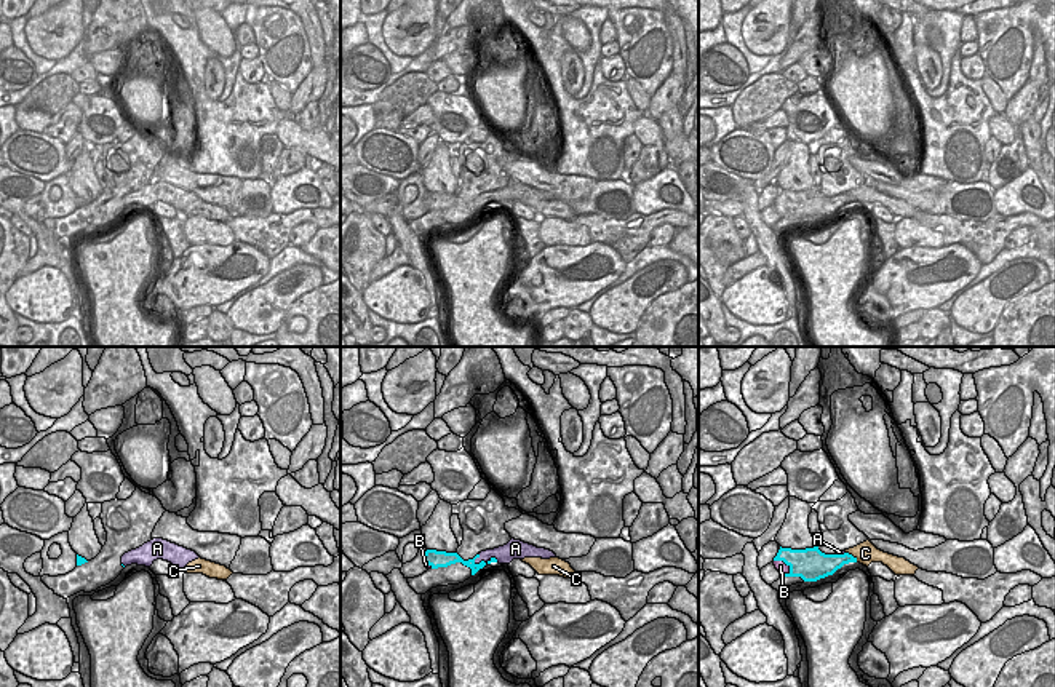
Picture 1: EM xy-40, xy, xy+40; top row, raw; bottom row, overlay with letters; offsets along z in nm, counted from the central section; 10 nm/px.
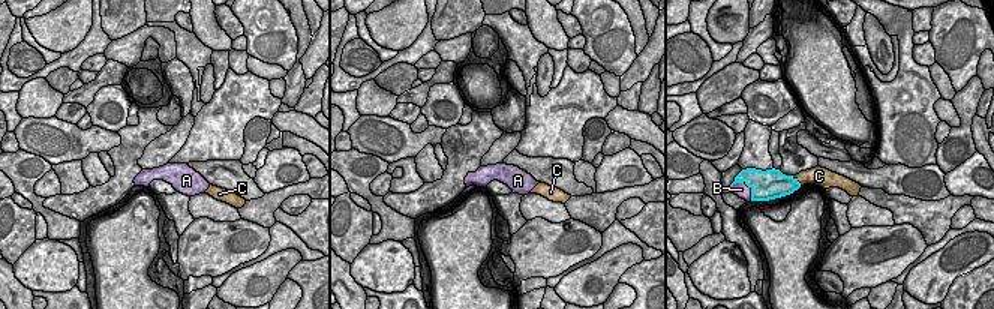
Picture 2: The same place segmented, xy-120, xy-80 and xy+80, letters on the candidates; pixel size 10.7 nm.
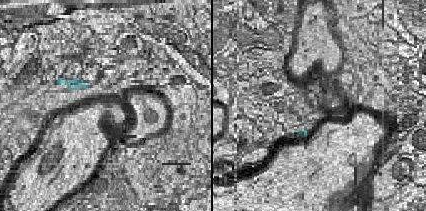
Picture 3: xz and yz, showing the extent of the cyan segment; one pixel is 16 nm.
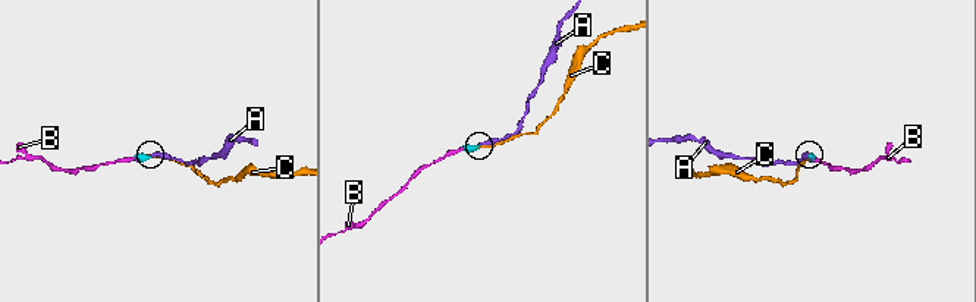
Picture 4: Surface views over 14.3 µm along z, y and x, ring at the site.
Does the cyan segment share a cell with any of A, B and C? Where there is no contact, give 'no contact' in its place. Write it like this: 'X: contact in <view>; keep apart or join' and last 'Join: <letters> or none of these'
A: contact in xy; keep apart
B: contact in xy+40; keep apart
C: contact in xy+40; join
Join: C

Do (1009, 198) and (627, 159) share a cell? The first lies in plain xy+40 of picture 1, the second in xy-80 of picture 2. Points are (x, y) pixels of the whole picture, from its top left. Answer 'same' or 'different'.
same

